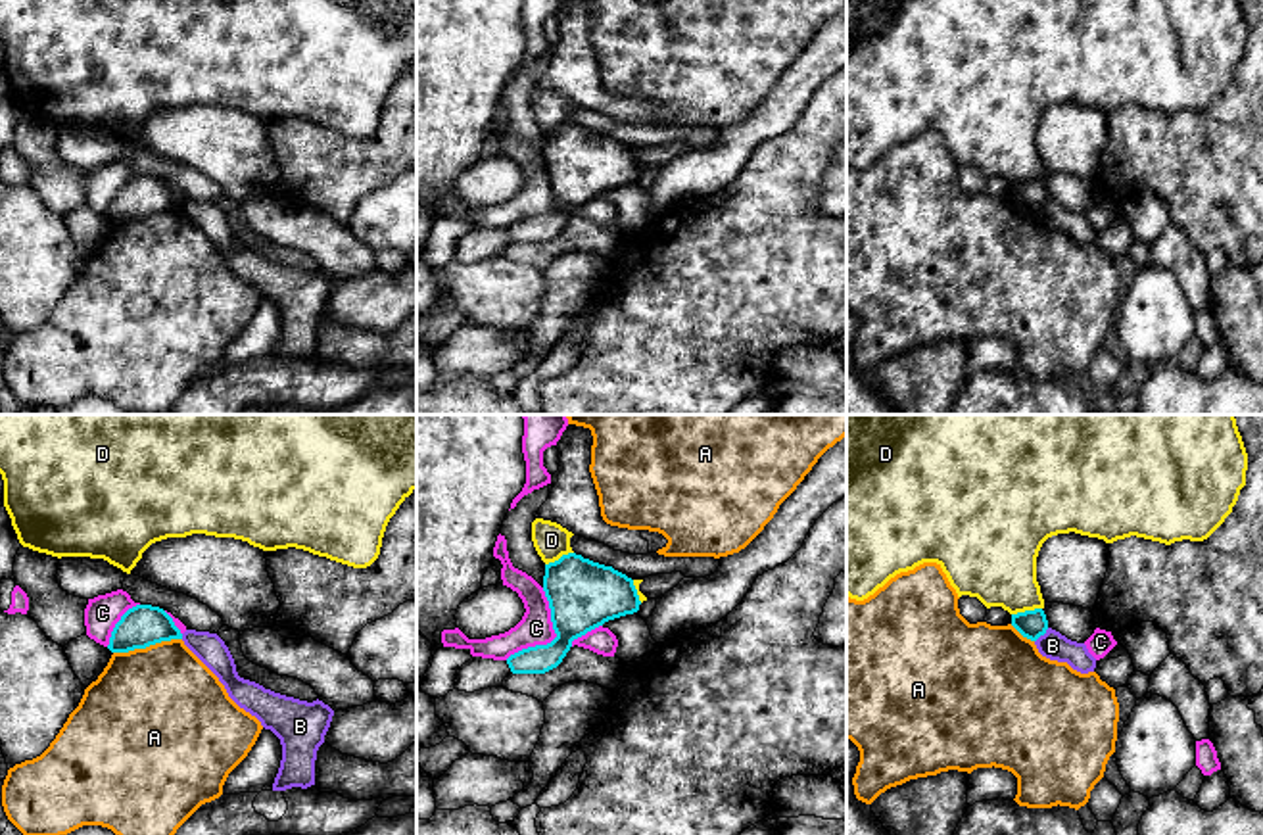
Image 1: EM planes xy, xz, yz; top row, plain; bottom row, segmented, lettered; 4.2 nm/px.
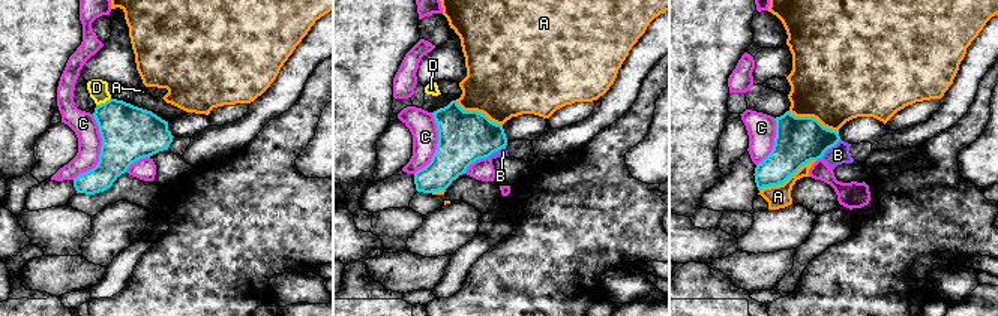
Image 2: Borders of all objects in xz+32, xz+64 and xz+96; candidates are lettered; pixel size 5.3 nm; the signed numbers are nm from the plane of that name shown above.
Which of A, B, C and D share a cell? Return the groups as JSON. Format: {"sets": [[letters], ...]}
{"sets": [["A"], ["B"], ["C"], ["D"]]}

